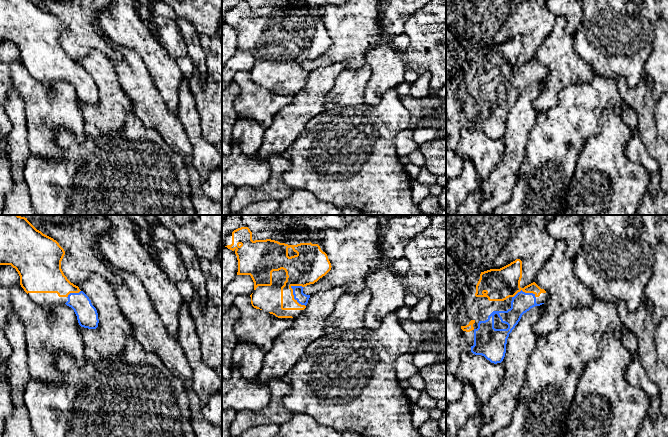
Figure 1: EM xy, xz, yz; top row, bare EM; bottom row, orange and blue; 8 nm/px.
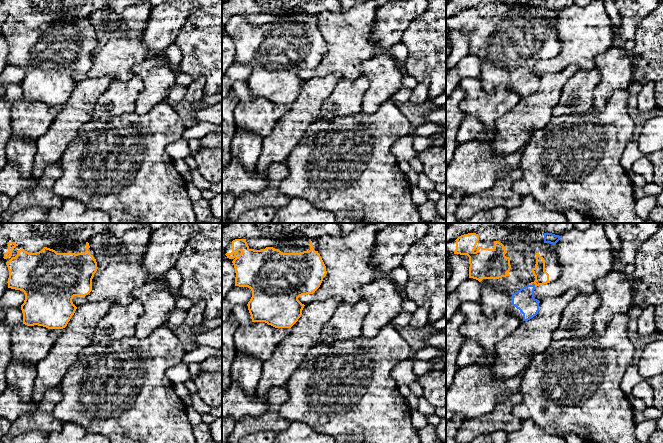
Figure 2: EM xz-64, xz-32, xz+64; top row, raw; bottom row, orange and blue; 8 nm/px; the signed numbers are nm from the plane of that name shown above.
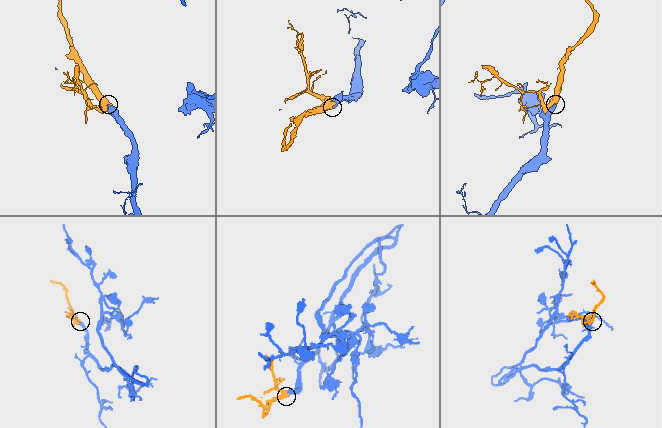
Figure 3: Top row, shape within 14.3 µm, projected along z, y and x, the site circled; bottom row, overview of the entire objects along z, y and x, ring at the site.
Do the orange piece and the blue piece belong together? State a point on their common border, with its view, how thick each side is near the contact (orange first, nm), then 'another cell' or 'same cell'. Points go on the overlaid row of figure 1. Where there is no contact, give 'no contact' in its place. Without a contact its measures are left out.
contact xz (293, 297); calibres 260 and 90 nm; same cell

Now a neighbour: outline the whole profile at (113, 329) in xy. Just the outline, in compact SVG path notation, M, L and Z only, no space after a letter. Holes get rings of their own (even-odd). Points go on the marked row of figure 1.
M93 274L78 287L91 300L99 319L96 329L81 327L86 360L95 362L111 354L120 355L125 341L133 337L133 328L122 313L111 283Z

